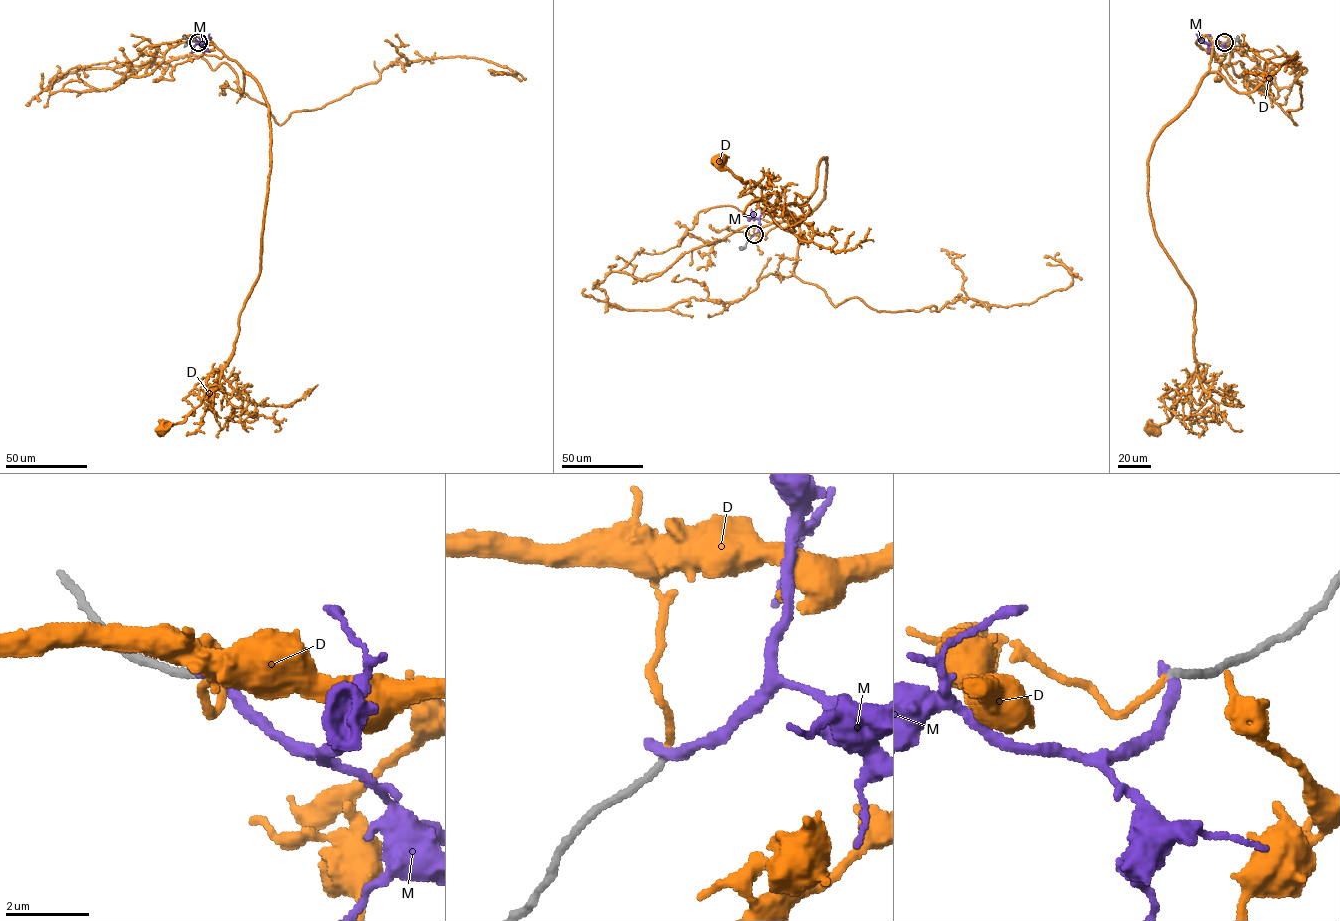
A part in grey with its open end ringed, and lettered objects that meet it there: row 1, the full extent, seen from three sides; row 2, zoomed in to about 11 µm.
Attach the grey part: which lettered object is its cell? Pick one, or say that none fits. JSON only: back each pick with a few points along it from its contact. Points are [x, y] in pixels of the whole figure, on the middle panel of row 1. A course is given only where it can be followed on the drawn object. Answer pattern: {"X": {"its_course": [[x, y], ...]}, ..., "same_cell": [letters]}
{"D": {"its_course": [[754, 234], [822, 201], [826, 158], [808, 199], [780, 206], [718, 161]]}, "same_cell": ["D"]}

